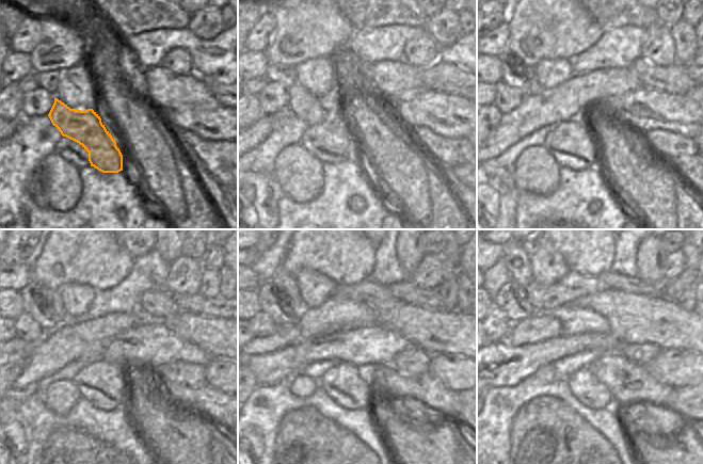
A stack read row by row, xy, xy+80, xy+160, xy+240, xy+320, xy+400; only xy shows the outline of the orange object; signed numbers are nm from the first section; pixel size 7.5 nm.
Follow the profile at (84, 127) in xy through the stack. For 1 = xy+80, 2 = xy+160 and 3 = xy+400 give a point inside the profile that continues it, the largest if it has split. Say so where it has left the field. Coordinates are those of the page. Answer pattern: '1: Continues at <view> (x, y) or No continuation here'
1: Continues at xy+80 (305, 107)
2: Continues at xy+160 (534, 86)
3: Continues at xy+400 (516, 254).

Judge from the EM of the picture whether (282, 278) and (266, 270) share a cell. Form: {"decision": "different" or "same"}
{"decision": "different"}

